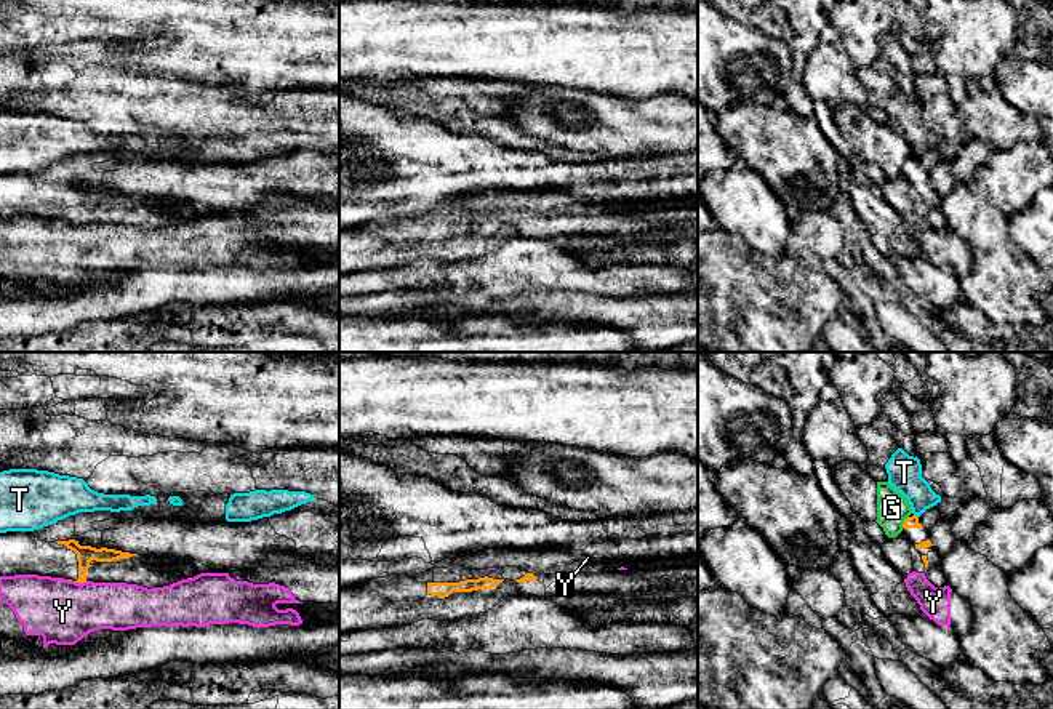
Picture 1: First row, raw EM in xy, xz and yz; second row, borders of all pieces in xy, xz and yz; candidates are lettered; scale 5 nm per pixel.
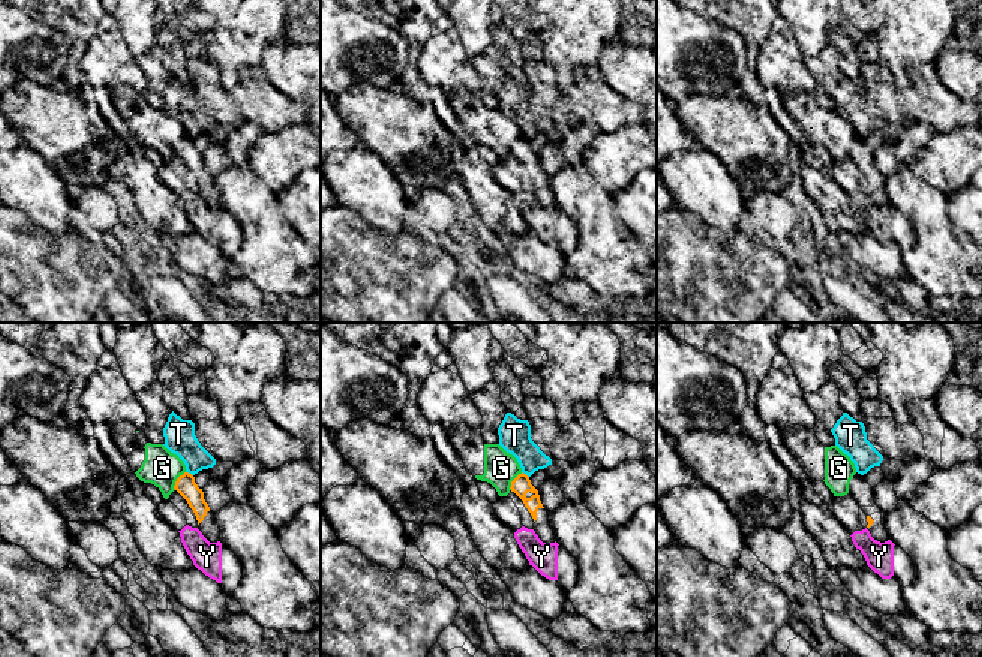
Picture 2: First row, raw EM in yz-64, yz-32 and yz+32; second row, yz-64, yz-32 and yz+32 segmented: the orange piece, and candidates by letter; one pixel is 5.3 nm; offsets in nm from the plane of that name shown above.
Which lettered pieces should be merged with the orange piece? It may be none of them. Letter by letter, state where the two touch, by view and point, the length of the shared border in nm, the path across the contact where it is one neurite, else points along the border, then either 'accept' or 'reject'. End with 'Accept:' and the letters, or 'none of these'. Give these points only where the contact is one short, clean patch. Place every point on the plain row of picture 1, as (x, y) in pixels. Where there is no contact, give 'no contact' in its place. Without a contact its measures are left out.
G: contact yz (904, 164); length 70 nm; border yz (908, 157), (901, 168); reject
T: contact yz (916, 157); length 30 nm; border yz (914, 156), (917, 159); reject
Y: contact xy (80, 224); length 70 nm; border xy (74, 223), (87, 223); reject
Accept: none of these

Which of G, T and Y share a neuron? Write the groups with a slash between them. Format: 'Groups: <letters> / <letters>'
Groups: G / T / Y

